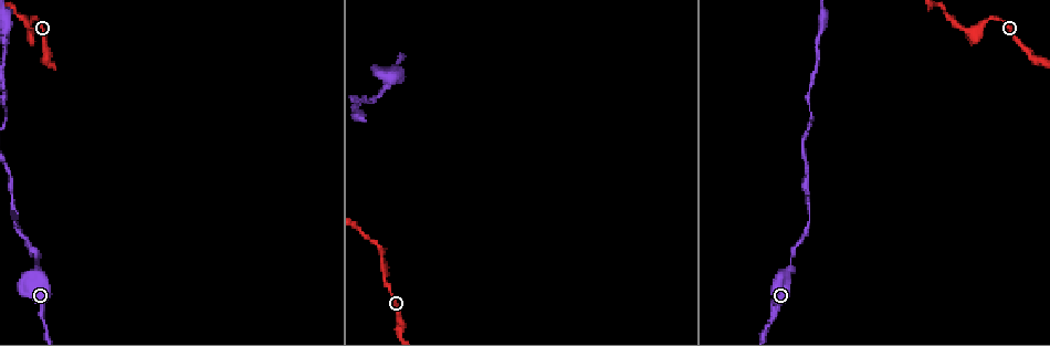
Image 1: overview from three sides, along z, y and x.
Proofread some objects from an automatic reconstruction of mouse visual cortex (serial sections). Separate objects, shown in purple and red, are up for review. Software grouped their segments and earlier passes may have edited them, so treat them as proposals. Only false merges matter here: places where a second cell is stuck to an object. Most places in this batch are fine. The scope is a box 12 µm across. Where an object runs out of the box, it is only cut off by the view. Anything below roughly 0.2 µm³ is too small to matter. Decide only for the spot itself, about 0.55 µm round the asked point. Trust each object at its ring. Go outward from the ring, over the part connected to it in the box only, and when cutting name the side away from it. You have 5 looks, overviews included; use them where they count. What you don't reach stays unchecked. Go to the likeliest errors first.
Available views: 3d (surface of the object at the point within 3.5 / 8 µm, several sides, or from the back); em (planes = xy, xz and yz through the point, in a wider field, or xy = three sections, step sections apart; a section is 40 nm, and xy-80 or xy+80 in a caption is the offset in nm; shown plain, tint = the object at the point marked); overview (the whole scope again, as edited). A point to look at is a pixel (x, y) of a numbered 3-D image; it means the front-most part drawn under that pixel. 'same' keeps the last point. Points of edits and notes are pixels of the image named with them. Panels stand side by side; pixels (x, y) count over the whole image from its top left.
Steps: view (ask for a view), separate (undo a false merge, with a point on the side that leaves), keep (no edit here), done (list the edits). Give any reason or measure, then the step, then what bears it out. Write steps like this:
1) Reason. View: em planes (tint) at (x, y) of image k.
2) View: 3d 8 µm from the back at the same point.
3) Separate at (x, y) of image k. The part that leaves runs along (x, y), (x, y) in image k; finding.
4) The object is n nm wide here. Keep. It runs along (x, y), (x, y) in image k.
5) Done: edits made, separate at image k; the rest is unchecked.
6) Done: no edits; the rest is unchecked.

Thick turns thin. View: 3d 3.5 µm at (36, 258) of image 1.

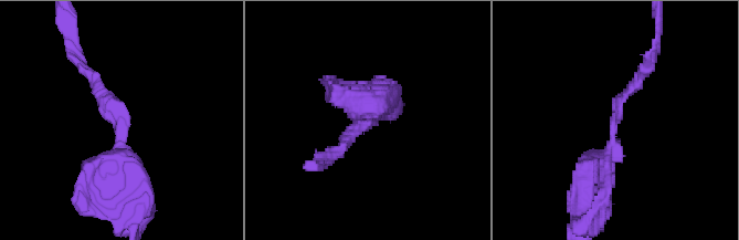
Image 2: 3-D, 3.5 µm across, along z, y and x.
The arms are 150, 450 nm wide; now the EM. View: em planes (tint) at (614, 125) of image 2.

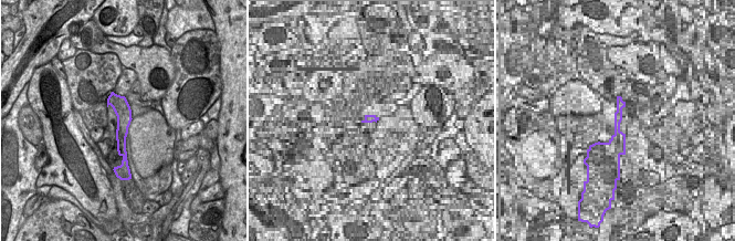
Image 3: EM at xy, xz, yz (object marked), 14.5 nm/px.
Keep. It runs along (593, 194), (616, 105), (644, 71) in image 2; all the same cell.

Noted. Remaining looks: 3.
Sharp bend. View: 3d 3.5 µm at (385, 262) of image 1.

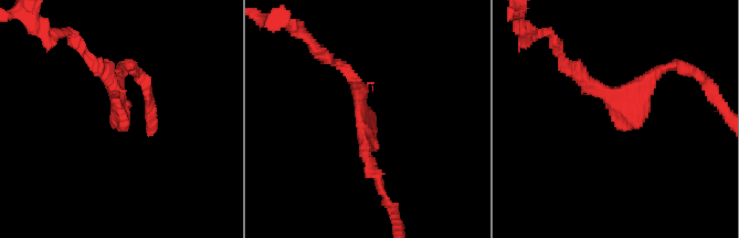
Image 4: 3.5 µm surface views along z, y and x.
View: em xy step 2 (tint) at (364, 116) of image 4.

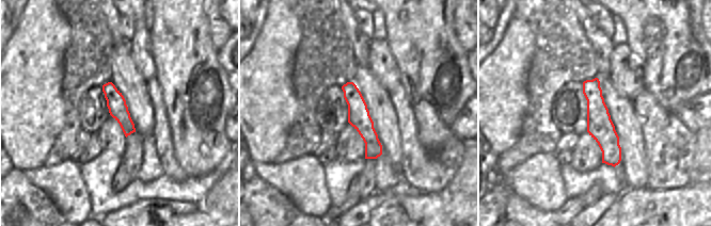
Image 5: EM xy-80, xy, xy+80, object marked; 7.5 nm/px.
Keep. It runs along (588, 82), (599, 126), (615, 162) in image 5; all the same cell.

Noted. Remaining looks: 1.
Done: no edits; the rest is unchecked.

